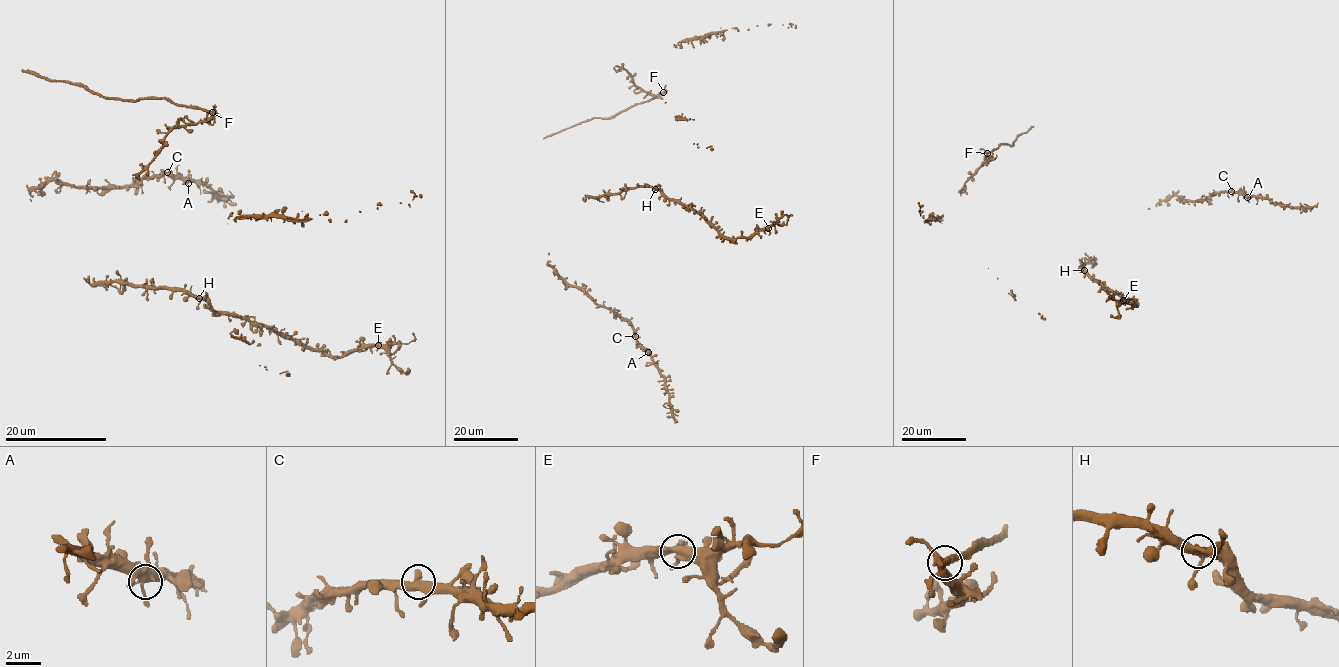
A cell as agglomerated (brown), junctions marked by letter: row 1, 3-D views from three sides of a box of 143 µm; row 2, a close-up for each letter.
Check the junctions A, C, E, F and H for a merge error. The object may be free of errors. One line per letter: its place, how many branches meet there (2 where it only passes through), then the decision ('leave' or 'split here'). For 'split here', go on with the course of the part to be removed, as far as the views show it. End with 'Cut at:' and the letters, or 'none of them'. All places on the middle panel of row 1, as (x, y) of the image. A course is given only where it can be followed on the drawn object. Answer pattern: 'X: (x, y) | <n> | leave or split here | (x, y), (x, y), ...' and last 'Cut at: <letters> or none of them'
A: (648, 352) | 4 | leave
C: (635, 336) | 4 | leave
E: (768, 228) | 4 | leave
F: (663, 92) | 4 | split here | (663, 92), (609, 117), (592, 118), (543, 139)
H: (655, 189) | 4 | leave
Cut at: F

